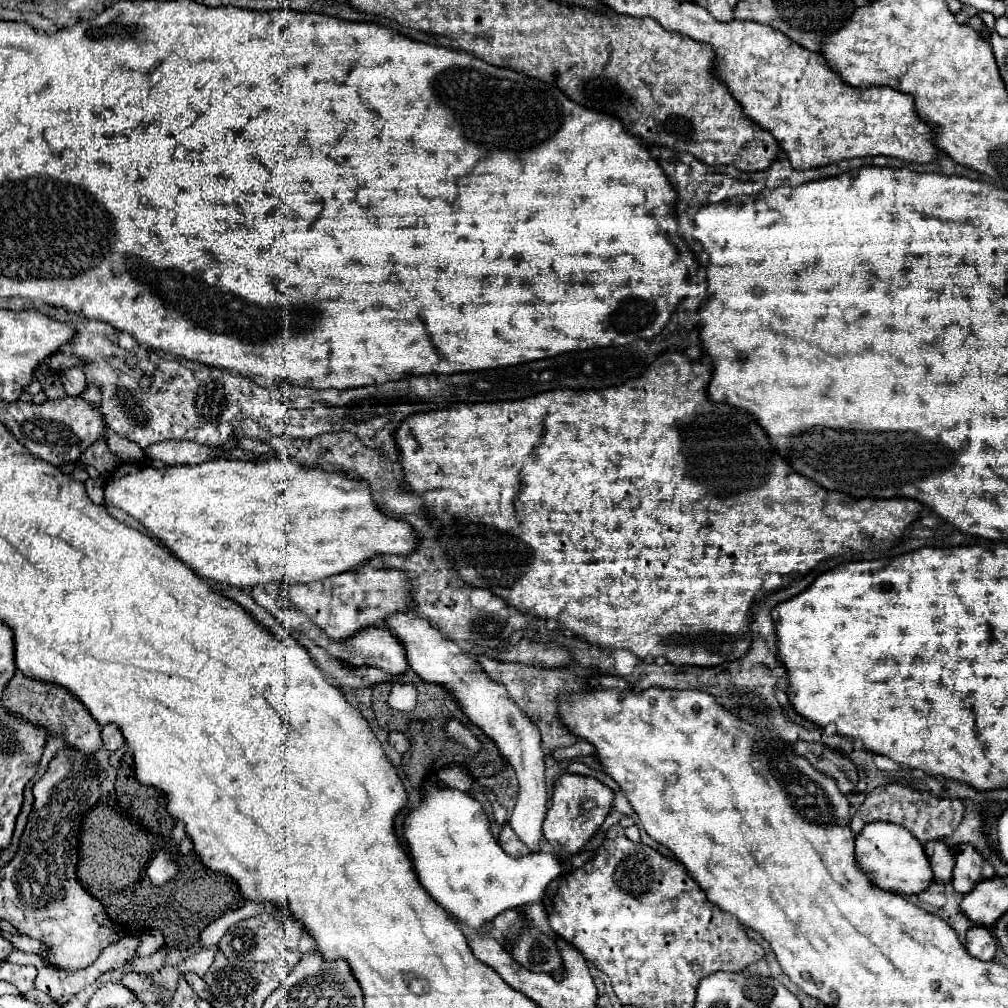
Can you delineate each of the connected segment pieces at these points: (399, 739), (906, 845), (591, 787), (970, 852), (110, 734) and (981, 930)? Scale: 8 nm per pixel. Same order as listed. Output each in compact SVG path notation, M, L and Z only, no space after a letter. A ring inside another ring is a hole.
M391 732L389 734L389 742L395 746L395 750L399 750L401 754L409 748L409 738L405 736L405 734L401 734L401 732Z
M871 822L861 830L861 834L857 834L855 862L875 886L897 894L917 894L925 890L933 880L921 842L913 838L909 830L893 826L889 822Z
M561 774L561 778L555 784L553 796L551 796L551 806L543 824L543 834L549 844L559 844L565 848L569 854L577 854L583 850L583 846L589 842L589 838L595 834L595 830L603 824L607 818L609 810L613 804L613 790L605 786L603 782L589 778L589 776L579 776L579 774ZM571 796L587 796L583 806L571 810Z
M959 846L955 850L955 868L953 868L953 888L959 894L971 892L981 880L993 878L993 866L987 864L973 846Z
M113 724L103 726L101 738L103 738L103 746L105 746L105 750L107 750L109 754L115 754L115 752L125 744L121 730L119 730L117 726L113 726Z
M973 926L967 930L967 952L979 960L993 960L995 958L995 938L985 926Z

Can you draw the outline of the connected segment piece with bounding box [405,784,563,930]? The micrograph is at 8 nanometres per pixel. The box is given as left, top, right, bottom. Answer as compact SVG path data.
M423 784L423 790L425 798L421 800L419 808L405 818L405 838L409 844L413 866L421 886L429 892L429 896L463 926L481 930L487 922L491 922L507 908L539 902L545 894L547 884L563 874L563 862L549 852L535 852L523 858L507 856L491 836L489 818L483 812L481 804L467 792L455 788L433 788L431 784Z

